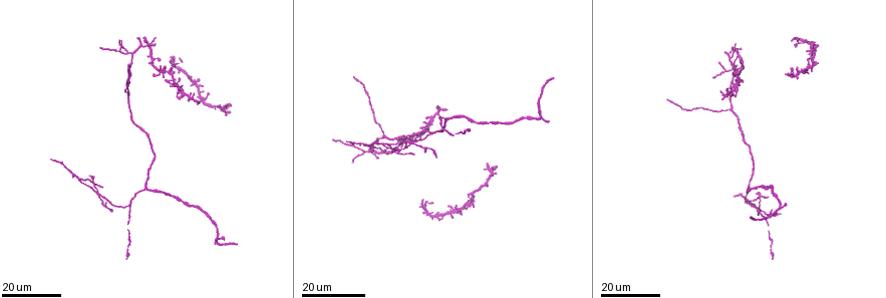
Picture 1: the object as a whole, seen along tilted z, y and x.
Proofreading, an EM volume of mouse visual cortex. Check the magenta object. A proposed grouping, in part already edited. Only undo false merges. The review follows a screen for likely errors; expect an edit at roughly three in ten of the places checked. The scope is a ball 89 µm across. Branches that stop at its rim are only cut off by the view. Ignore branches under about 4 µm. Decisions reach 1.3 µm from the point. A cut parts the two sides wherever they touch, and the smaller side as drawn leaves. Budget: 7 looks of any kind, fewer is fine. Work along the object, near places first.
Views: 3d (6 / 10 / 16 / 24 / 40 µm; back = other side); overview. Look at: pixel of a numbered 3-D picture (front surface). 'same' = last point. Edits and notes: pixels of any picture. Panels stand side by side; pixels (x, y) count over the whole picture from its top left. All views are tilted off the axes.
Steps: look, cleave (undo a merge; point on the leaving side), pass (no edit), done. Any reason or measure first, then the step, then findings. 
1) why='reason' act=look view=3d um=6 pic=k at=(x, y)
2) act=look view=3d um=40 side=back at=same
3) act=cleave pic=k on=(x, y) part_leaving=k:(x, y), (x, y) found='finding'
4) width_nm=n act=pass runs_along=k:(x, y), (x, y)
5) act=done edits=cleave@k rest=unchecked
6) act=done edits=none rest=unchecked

why='two arms in line, one across' act=look view=3d um=24 pic=1 at=(757, 212)

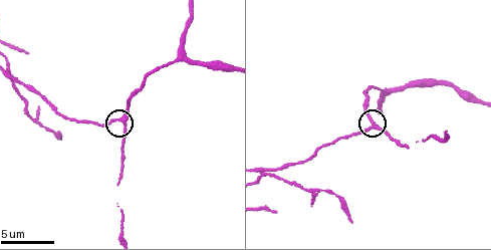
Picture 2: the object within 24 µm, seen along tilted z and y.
why='zoom in' act=look view=3d um=6 pic=2 at=(125, 122)

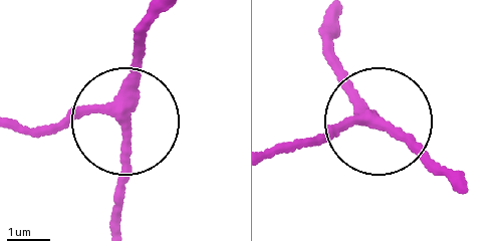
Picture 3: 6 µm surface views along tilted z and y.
arms=3 act=pass runs_along=3:(142, 20), (121, 96), (117, 229) found='one cell here'

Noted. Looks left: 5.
why='four arms meet' act=look view=3d um=16 pic=2 at=(267, 175)

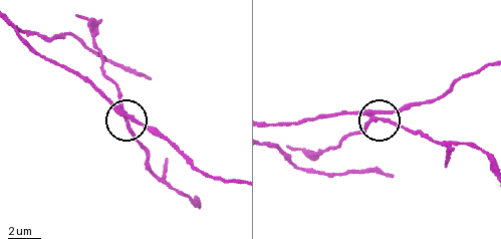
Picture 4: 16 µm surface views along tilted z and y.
side_arm_um=11 act=cleave pic=4 on=(118, 92) part_leaving=4:(371, 117), (433, 140), (452, 141), (477, 149), (489, 163) found='two cells meet here'

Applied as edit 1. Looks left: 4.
act=look view=overview

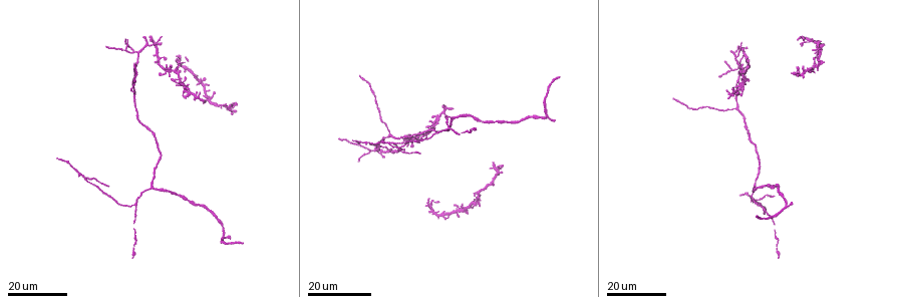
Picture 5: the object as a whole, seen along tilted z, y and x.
why='small branch off a trunk' act=look view=3d um=16 pic=5 at=(152, 188)

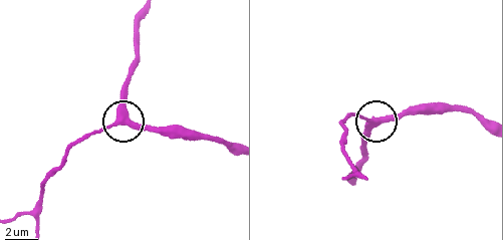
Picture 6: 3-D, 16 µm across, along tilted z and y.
act=look view=3d um=10 pic=6 at=(120, 121)

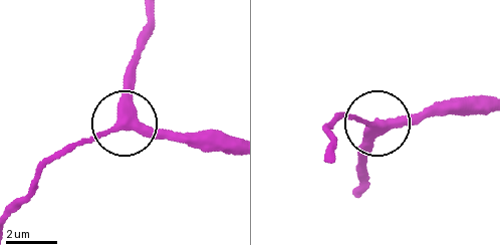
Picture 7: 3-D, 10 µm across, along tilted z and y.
act=look view=3d um=10 side=back pic=7 at=(126, 123)

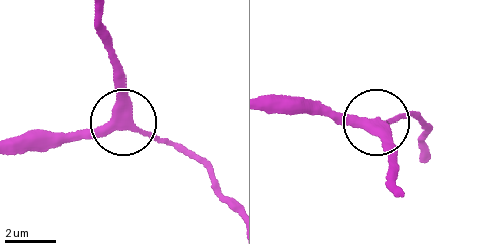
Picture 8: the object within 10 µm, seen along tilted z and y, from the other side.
width_nm=360 act=pass found='continuous, no second cell'

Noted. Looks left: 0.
act=done edits=cleave@4 rest=unchecked

